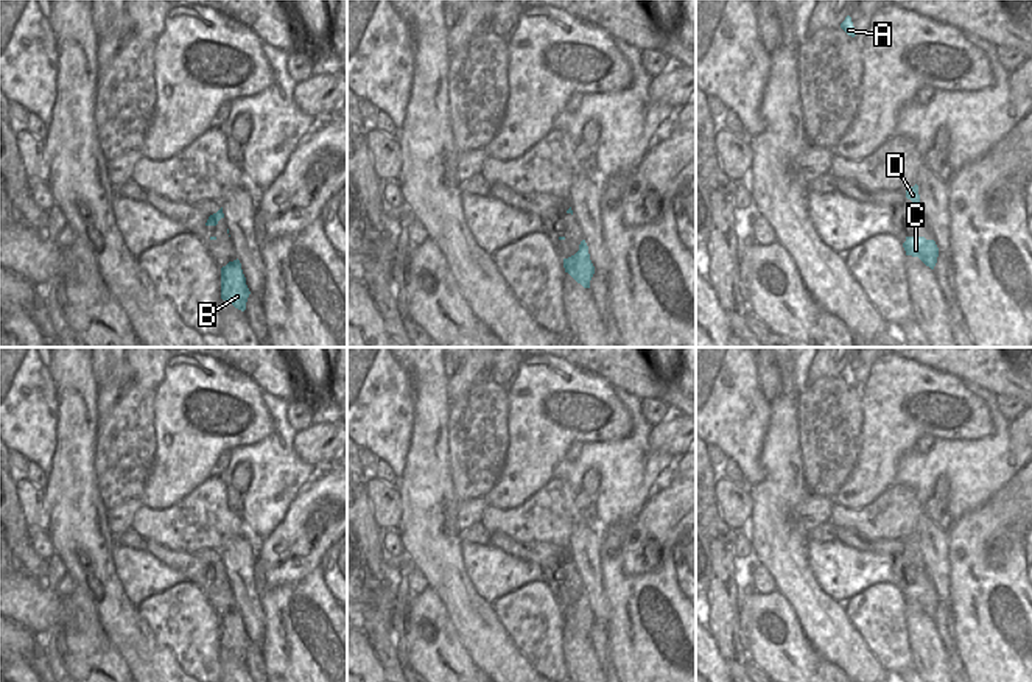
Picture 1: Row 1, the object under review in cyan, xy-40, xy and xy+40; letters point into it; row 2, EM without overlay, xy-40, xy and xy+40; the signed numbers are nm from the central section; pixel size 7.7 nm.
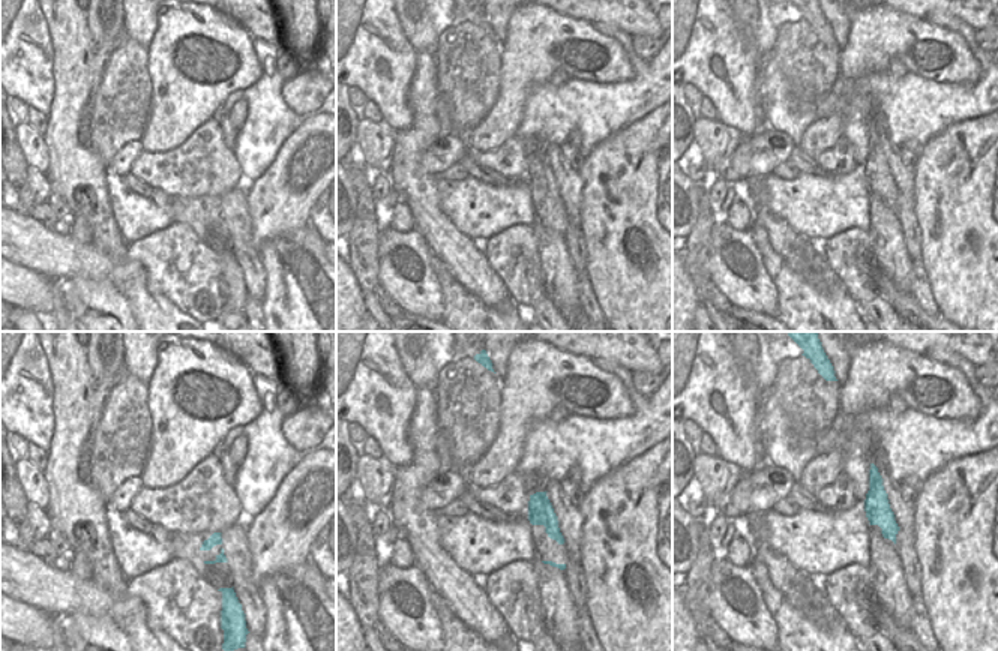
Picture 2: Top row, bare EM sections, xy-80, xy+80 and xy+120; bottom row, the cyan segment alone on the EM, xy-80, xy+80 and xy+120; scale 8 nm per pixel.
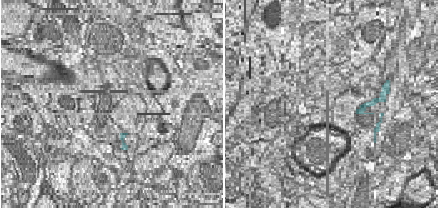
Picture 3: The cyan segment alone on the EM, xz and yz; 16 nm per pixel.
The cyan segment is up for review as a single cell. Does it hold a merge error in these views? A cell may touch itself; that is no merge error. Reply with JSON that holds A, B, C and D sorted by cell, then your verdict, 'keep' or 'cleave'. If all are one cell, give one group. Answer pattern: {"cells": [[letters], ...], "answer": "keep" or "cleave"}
{"cells": [["A", "B", "C", "D"]], "answer": "keep"}

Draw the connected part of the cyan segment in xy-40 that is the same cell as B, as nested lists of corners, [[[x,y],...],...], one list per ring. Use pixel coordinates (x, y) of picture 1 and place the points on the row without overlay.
[[[240,609],[229,610],[221,617],[221,648],[244,660],[251,640]]]

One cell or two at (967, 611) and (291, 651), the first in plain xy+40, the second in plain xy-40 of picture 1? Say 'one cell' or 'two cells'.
one cell

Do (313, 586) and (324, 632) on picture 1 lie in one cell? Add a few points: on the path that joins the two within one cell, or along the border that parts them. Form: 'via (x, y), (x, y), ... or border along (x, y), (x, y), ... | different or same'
via (313, 597), (313, 622) | same

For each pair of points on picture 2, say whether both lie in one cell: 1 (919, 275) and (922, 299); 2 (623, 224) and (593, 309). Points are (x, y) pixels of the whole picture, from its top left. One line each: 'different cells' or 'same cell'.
1: same cell
2: different cells

